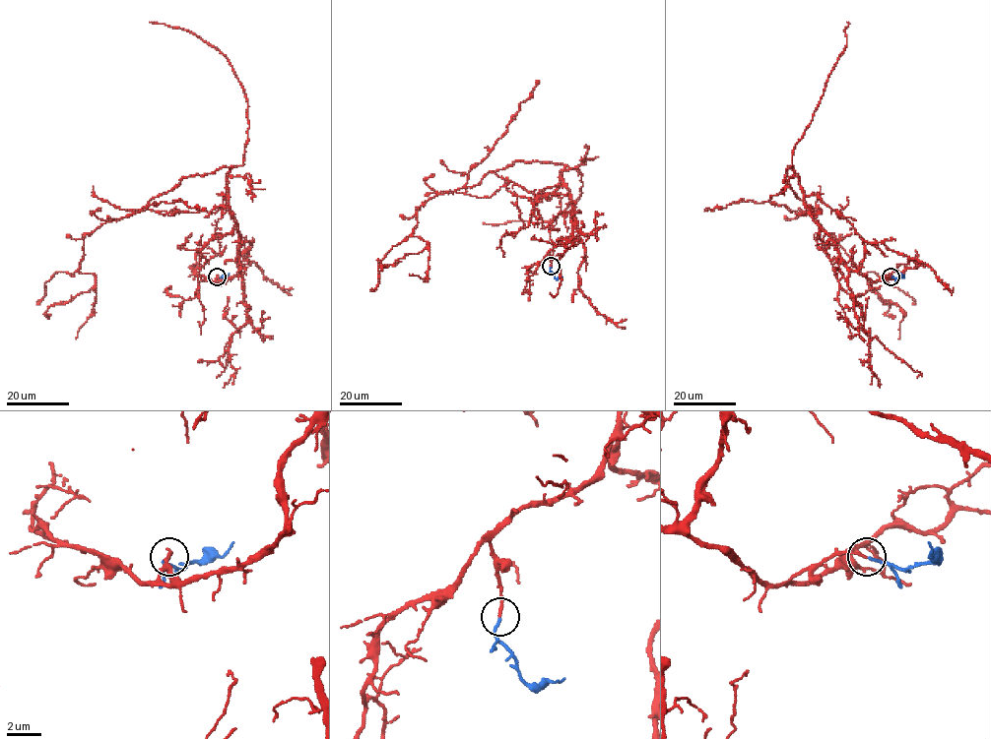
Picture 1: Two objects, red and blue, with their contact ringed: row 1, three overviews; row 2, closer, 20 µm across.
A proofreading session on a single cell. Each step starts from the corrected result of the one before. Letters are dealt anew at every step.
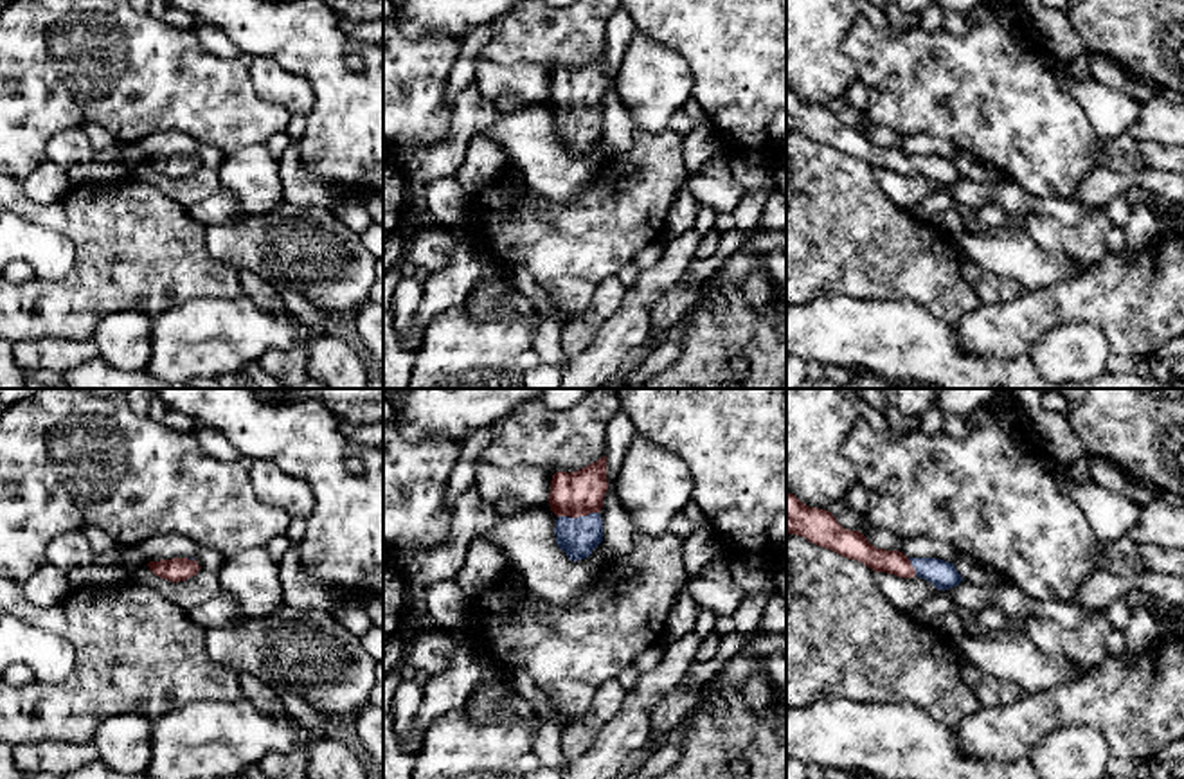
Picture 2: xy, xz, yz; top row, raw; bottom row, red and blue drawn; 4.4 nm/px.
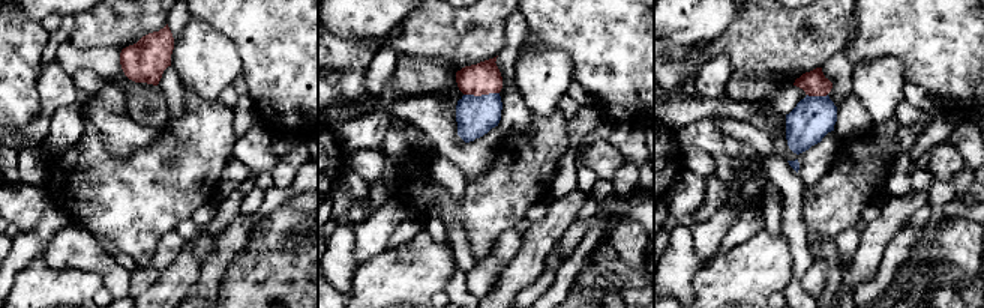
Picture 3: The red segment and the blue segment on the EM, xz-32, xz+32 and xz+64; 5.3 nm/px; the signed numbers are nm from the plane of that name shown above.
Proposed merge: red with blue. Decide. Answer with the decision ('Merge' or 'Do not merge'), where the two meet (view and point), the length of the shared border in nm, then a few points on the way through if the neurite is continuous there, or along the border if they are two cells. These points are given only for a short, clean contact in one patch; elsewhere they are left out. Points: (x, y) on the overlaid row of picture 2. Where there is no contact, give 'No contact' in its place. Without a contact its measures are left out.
Merge. Touches red at xz (578, 515). Shared border 190 nm. Path across: xz (578, 493), (578, 515), (578, 537)

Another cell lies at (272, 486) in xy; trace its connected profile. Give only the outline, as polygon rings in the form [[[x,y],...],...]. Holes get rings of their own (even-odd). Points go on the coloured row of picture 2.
[[[254,461],[250,480],[257,498],[268,506],[284,509],[292,518],[308,518],[313,511],[315,497],[308,484],[270,461]]]

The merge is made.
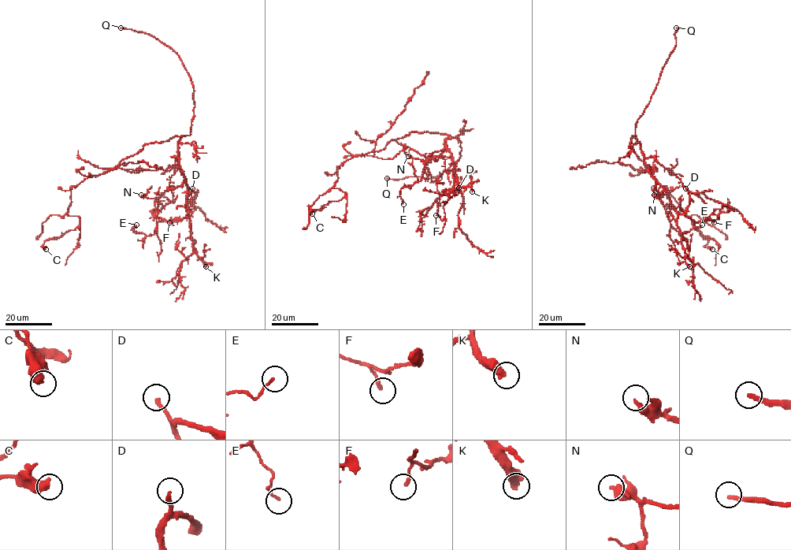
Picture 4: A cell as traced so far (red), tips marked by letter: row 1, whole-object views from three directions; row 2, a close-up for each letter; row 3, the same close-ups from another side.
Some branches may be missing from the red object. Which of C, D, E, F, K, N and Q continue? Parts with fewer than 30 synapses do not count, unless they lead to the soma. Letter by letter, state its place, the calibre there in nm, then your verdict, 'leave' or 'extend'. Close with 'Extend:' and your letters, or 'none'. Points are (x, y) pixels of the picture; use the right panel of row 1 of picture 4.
C: place (712, 249); calibre 600 nm; leave
D: place (685, 188); calibre 220 nm; extend
E: place (702, 224); calibre 120 nm; leave
F: place (714, 222); calibre 170 nm; leave
K: place (689, 266); calibre 400 nm; extend
N: place (654, 195); calibre 320 nm; leave
Q: place (676, 27); calibre 240 nm; extend
Extend: D, K, Q

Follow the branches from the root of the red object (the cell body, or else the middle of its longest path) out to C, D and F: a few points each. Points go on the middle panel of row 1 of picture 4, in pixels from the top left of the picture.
C: (434, 133), (411, 131), (348, 158), (333, 187), (347, 194), (320, 209), (310, 206), (312, 213)
D: (434, 133), (448, 136), (445, 144), (454, 163), (453, 190), (458, 191), (458, 187)
F: (434, 133), (448, 136), (445, 144), (450, 152), (454, 168), (454, 186), (436, 200), (436, 215)

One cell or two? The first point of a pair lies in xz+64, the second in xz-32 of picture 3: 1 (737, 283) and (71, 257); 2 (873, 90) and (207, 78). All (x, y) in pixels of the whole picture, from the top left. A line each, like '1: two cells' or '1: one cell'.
1: two cells
2: one cell

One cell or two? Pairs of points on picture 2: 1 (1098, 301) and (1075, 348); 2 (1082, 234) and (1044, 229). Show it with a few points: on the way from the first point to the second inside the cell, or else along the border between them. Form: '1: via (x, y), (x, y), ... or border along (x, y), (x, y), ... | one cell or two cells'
1: border along (1046, 335), (1067, 324), (1094, 324), (1112, 351) | two cells
2: via (1073, 234), (1053, 234) | one cell

